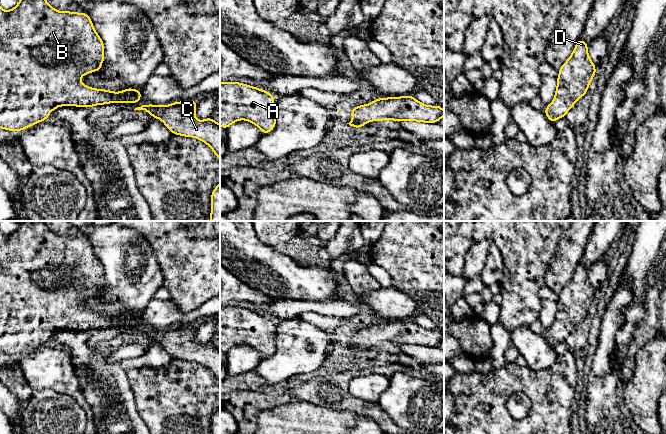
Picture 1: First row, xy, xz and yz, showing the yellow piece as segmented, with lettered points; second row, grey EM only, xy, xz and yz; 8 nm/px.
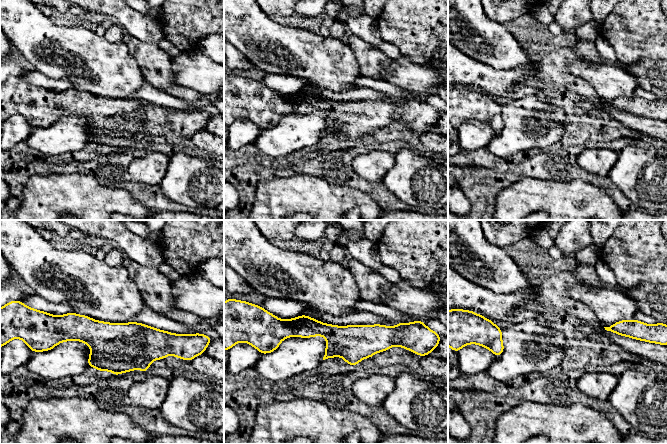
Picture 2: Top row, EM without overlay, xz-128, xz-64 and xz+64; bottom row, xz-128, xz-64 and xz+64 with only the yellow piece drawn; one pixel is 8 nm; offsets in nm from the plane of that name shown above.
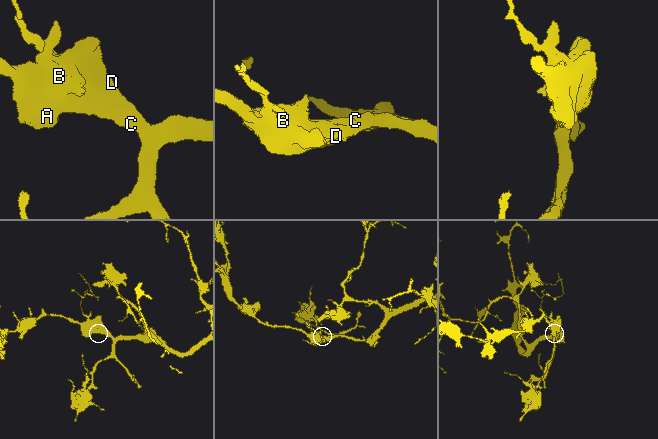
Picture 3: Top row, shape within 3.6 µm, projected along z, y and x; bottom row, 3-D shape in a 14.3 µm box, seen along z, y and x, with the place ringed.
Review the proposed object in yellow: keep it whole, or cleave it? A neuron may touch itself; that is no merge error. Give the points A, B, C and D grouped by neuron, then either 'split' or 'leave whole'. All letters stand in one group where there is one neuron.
groups A B C D; leave whole

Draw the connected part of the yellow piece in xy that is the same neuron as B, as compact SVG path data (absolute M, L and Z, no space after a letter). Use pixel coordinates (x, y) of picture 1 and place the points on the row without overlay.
M22 221L18 229L9 235L5 235L0 230L0 352L12 356L22 355L49 342L49 337L59 330L78 330L90 332L95 329L108 327L136 327L141 324L141 315L126 312L122 316L113 316L106 313L95 313L85 310L80 301L93 295L102 294L101 287L105 284L104 267L93 251L93 247L88 238L70 235L61 236L51 231L44 221Z

